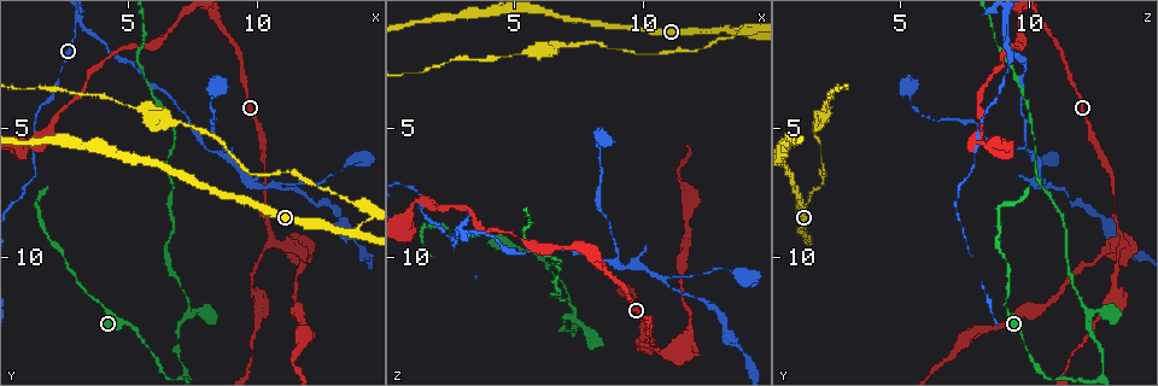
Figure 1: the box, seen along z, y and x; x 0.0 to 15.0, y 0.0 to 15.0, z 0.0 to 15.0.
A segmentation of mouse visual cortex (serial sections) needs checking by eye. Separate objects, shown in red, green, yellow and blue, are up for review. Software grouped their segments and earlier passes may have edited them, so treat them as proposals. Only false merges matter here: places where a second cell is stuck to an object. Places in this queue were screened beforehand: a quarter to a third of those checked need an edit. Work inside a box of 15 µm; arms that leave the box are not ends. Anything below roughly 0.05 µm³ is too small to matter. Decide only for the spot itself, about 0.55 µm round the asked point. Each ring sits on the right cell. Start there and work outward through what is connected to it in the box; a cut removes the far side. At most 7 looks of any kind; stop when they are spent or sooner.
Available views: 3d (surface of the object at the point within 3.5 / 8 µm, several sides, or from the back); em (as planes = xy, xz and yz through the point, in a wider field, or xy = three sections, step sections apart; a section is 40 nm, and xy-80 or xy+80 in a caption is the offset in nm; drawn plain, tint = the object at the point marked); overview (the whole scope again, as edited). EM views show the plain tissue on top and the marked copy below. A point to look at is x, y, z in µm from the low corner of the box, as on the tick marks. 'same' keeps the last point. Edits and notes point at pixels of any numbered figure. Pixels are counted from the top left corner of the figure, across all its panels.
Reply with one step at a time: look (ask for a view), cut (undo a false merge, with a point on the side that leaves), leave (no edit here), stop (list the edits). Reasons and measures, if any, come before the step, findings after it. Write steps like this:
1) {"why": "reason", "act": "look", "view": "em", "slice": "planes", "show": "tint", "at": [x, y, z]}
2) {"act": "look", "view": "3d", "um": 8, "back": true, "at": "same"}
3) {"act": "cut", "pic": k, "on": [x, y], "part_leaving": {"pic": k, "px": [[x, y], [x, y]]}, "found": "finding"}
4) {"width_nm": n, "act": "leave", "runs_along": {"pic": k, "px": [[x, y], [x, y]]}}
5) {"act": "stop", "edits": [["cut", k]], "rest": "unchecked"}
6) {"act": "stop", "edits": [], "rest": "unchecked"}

{"act": "look", "view": "3d", "um": 8, "at": [10.5, 9.1, 13.7]}

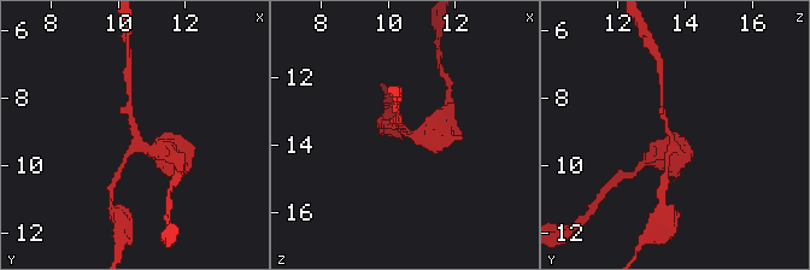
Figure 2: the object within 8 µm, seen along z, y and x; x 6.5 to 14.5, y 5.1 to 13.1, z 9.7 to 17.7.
{"why": "zoom in", "act": "look", "view": "3d", "um": 3.5, "at": [10.6, 9.1, 13.6]}

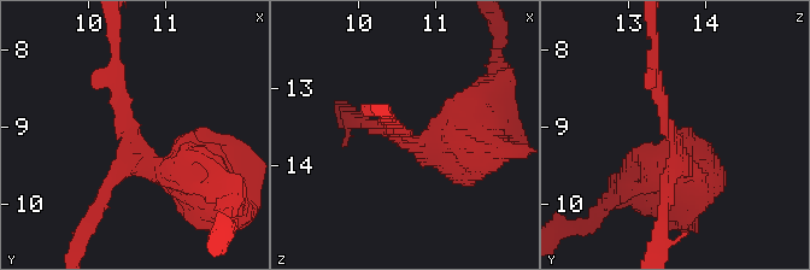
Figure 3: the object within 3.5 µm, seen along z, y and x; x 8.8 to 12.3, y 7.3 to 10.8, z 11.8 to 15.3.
{"arms": 3, "arm_widths_nm": [150, 200, 450], "why": "need the tissue", "act": "look", "view": "em", "slice": "xy", "step": 5, "show": "tint", "at": [10.60, 9.15, 13.60]}

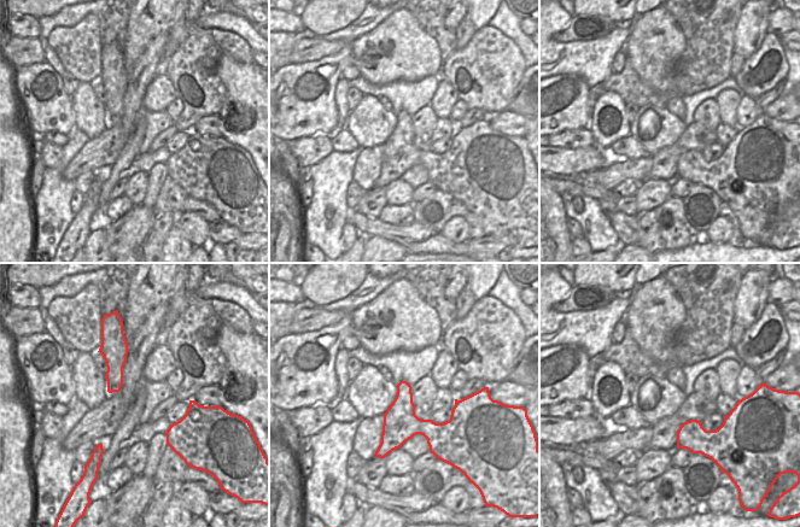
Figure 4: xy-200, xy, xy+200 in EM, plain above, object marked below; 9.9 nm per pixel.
{"act": "leave", "found": "one cell here"}

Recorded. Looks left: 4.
{"why": "branch point", "act": "look", "view": "3d", "um": 3.5, "back": true, "at": [10.1, 11.5, 13.4]}

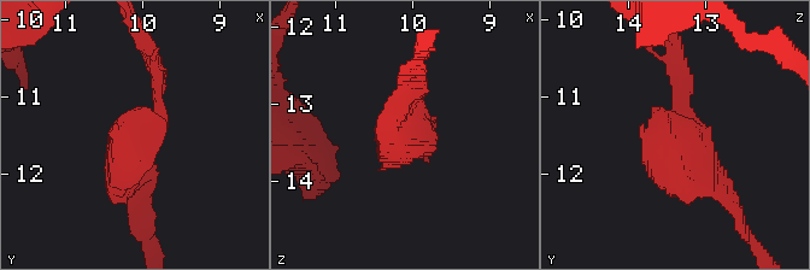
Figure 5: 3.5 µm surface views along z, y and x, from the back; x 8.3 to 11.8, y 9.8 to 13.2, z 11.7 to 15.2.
{"why": "need the tissue", "act": "look", "view": "em", "slice": "xy", "step": 1, "show": "tint", "at": [10.10, 11.60, 13.40]}

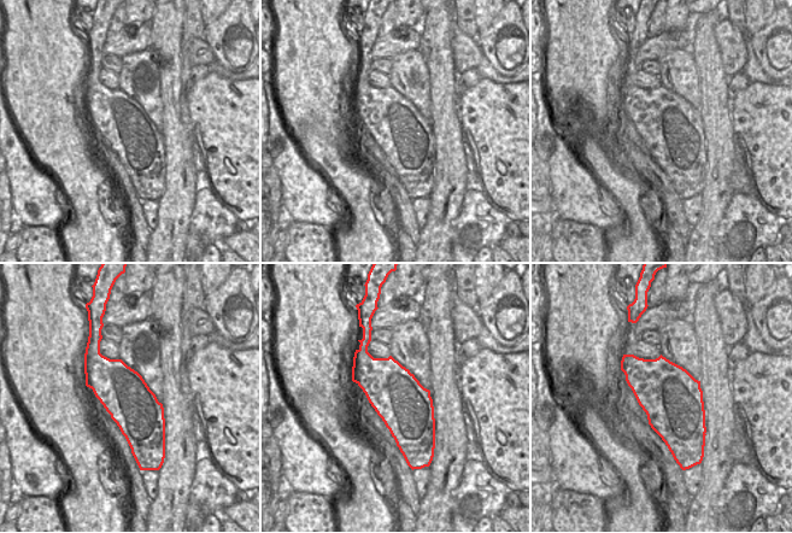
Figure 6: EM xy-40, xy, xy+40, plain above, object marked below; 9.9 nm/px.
{"act": "look", "view": "em", "slice": "xy", "step": 5, "show": "tint", "at": "same"}

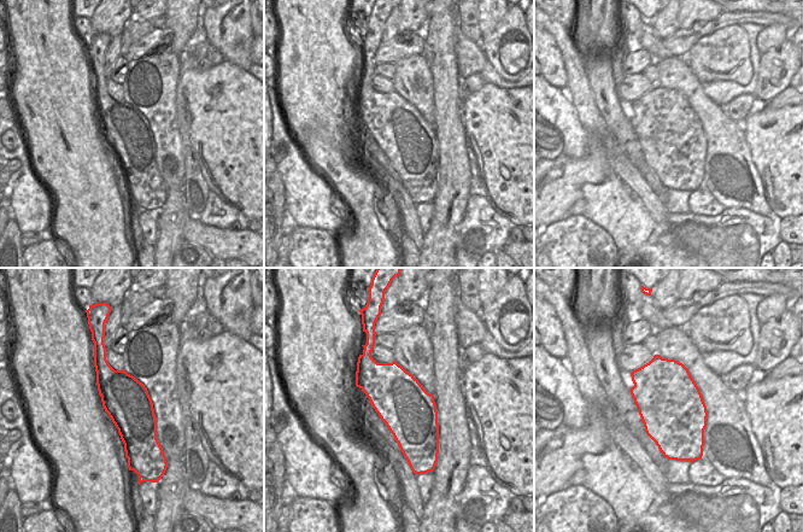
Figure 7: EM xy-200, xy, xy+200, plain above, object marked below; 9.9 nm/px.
{"width_nm": 550, "act": "leave", "runs_along": {"pic": 5, "px": [[676, 71], [673, 138], [732, 205]]}, "found": "one cell here"}

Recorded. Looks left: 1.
{"act": "stop", "edits": [], "rest": "unchecked"}

